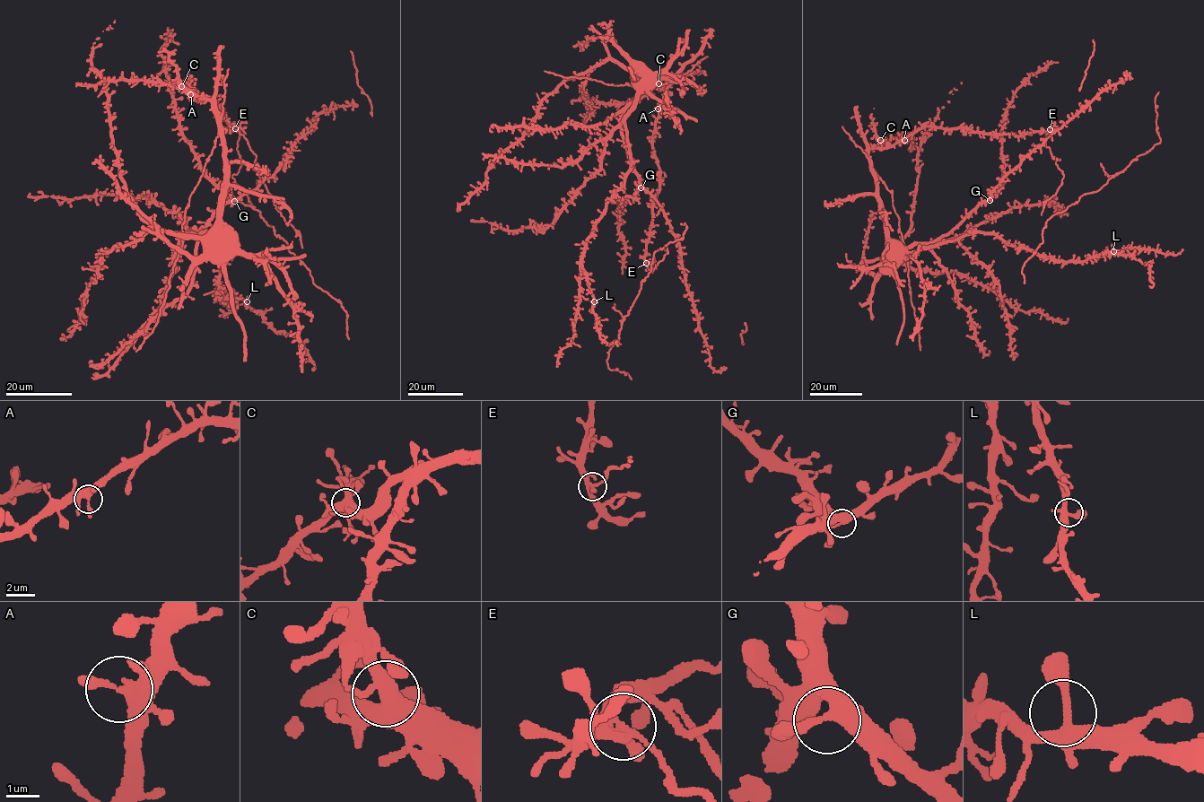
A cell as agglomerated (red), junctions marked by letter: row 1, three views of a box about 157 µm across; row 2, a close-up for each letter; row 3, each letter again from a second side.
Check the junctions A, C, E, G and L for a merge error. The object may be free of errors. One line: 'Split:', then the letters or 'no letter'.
Split: E

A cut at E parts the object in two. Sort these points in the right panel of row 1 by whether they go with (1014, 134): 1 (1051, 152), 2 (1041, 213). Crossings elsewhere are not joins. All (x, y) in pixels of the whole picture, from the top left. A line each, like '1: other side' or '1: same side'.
1: other side
2: other side

